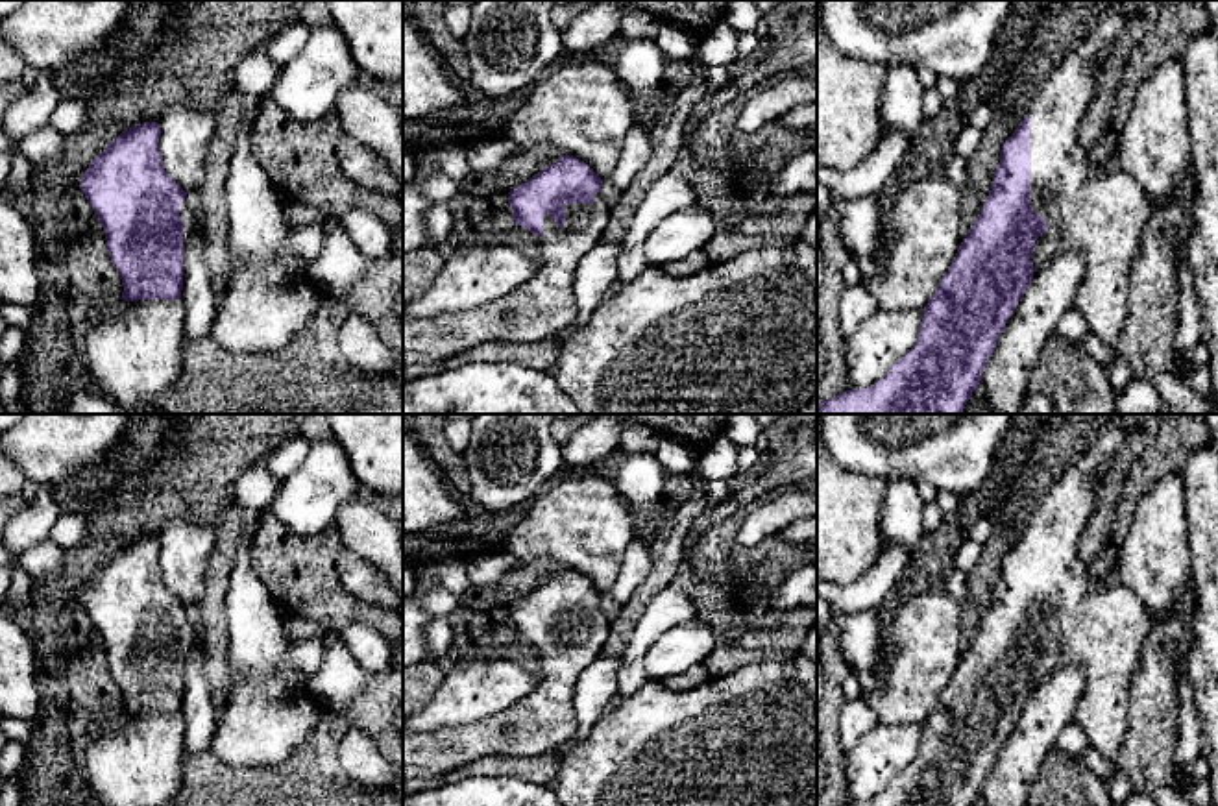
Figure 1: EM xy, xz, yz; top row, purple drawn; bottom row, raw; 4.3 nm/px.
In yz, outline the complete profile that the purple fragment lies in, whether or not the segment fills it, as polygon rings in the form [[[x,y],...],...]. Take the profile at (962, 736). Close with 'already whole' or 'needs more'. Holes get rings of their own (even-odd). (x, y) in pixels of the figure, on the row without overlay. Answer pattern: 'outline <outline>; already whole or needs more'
outline [[[1111,416],[1100,438],[1041,497],[1026,532],[1002,558],[980,630],[922,723],[915,760],[872,800],[847,806],[974,806],[1033,690],[1068,664],[1078,664],[1087,680],[1074,721],[1090,747],[1113,760],[1127,728],[1131,677],[1155,619],[1118,580],[1102,588],[1089,584],[1079,536],[1094,514],[1098,488],[1131,431],[1127,418]]]; needs more

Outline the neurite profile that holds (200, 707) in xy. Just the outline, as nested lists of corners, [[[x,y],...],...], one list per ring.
[[[201,643],[189,653],[183,669],[183,704],[181,715],[183,745],[187,754],[200,754],[211,749],[218,723],[218,699],[213,691],[205,669],[205,651]]]

